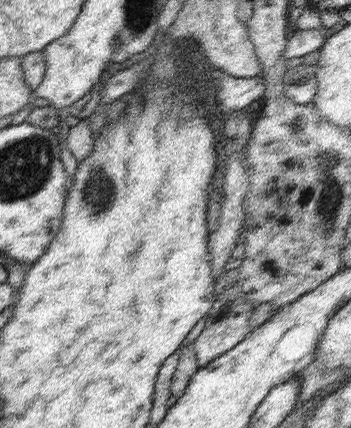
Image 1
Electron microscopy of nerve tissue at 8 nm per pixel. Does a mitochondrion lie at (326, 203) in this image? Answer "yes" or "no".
yes

